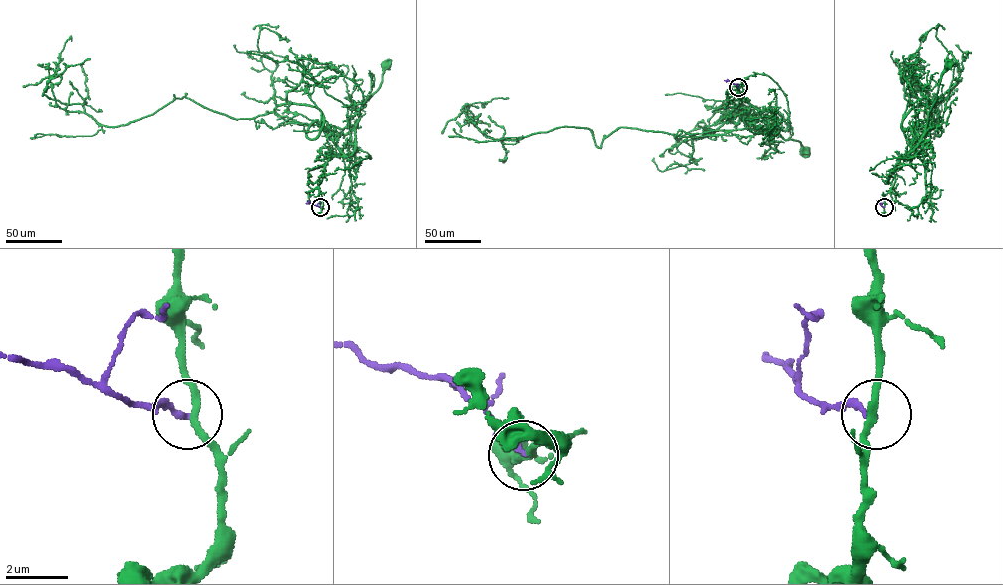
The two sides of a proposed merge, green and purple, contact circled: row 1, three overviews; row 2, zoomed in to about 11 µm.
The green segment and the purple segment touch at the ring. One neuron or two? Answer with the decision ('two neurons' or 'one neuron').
two neurons

